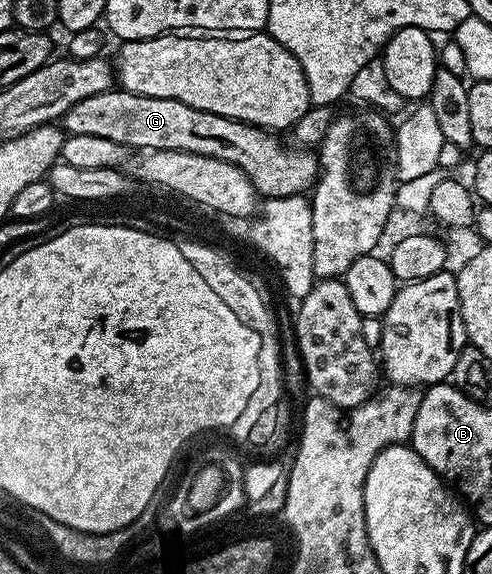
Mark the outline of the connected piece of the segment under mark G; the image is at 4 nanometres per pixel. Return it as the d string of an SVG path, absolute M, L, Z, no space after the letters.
M121 87L80 99L80 103L66 113L64 129L69 135L112 139L112 143L120 143L134 151L175 149L224 160L238 167L253 183L256 193L266 199L305 194L317 182L320 172L319 158L309 148L289 149L282 145L278 138L281 136L271 130L233 121L224 115L212 115L176 99L136 95Z

